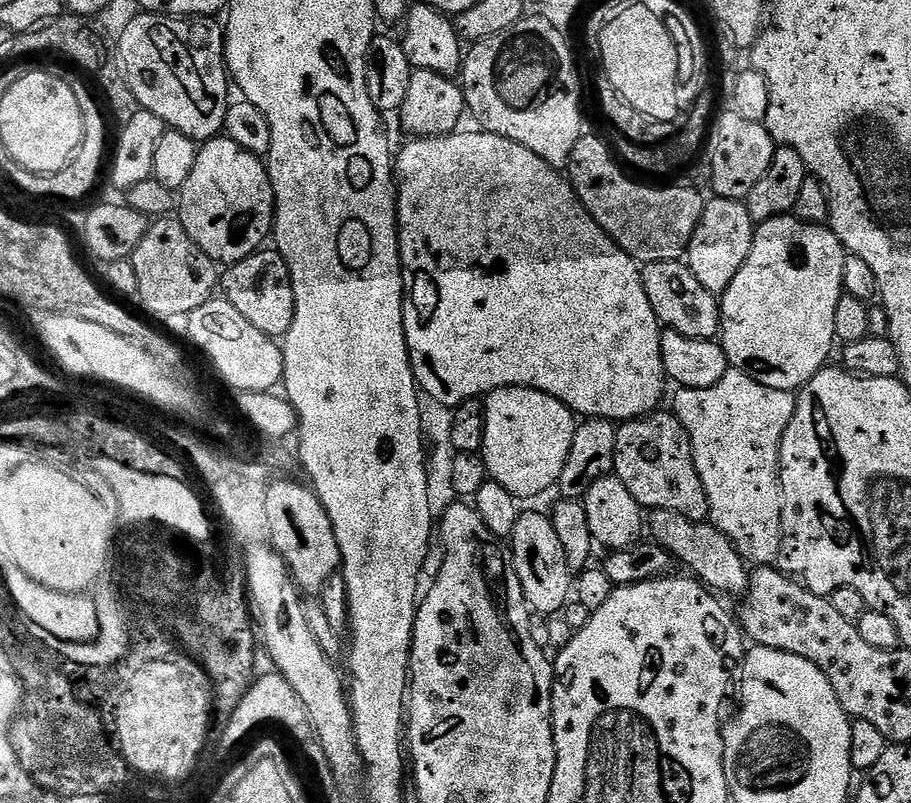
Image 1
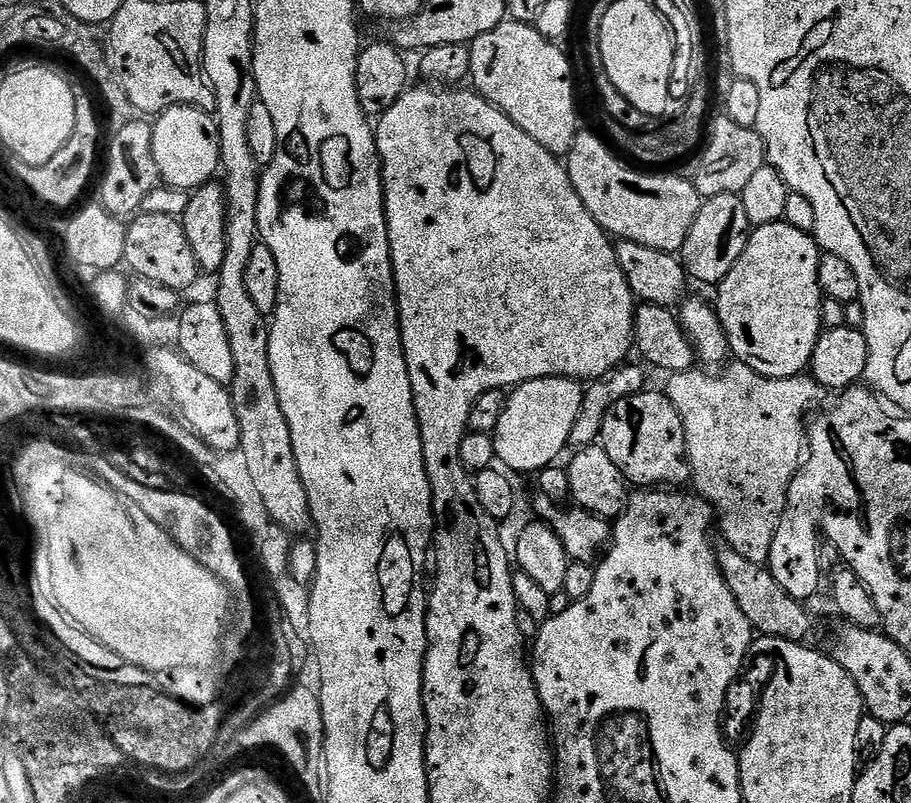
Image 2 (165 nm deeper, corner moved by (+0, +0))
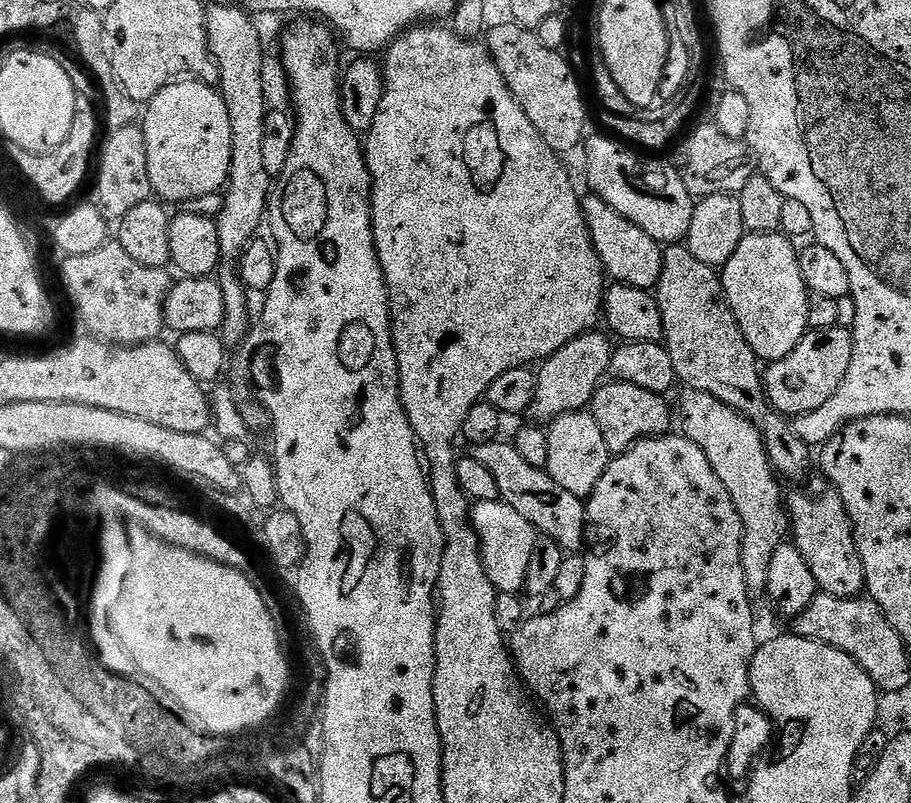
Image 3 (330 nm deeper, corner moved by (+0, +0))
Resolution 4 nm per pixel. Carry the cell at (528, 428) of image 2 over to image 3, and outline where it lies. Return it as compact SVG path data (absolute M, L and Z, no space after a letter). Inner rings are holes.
M600 330L584 332L574 338L574 342L562 346L562 350L558 350L539 365L536 372L534 412L545 422L551 422L567 412L579 412L591 405L596 389L605 383L612 366L614 344L611 344L613 341L607 335L605 336Z

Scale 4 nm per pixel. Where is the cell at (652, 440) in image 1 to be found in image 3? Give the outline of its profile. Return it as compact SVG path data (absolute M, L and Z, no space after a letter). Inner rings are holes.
M605 382L596 389L590 405L593 418L602 430L602 438L606 438L609 453L619 454L630 450L639 440L649 440L651 436L663 436L674 424L674 412L668 409L667 399L650 390L642 390L642 386Z

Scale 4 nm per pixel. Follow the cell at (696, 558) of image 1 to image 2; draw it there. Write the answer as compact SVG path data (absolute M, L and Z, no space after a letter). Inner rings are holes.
M724 546L718 552L720 558L720 569L722 570L738 606L742 606L742 614L752 624L753 629L760 636L777 636L783 640L795 640L797 642L807 641L808 631L812 628L812 616L807 612L805 605L796 600L772 577L772 569L750 562L750 558L742 558L738 550Z

